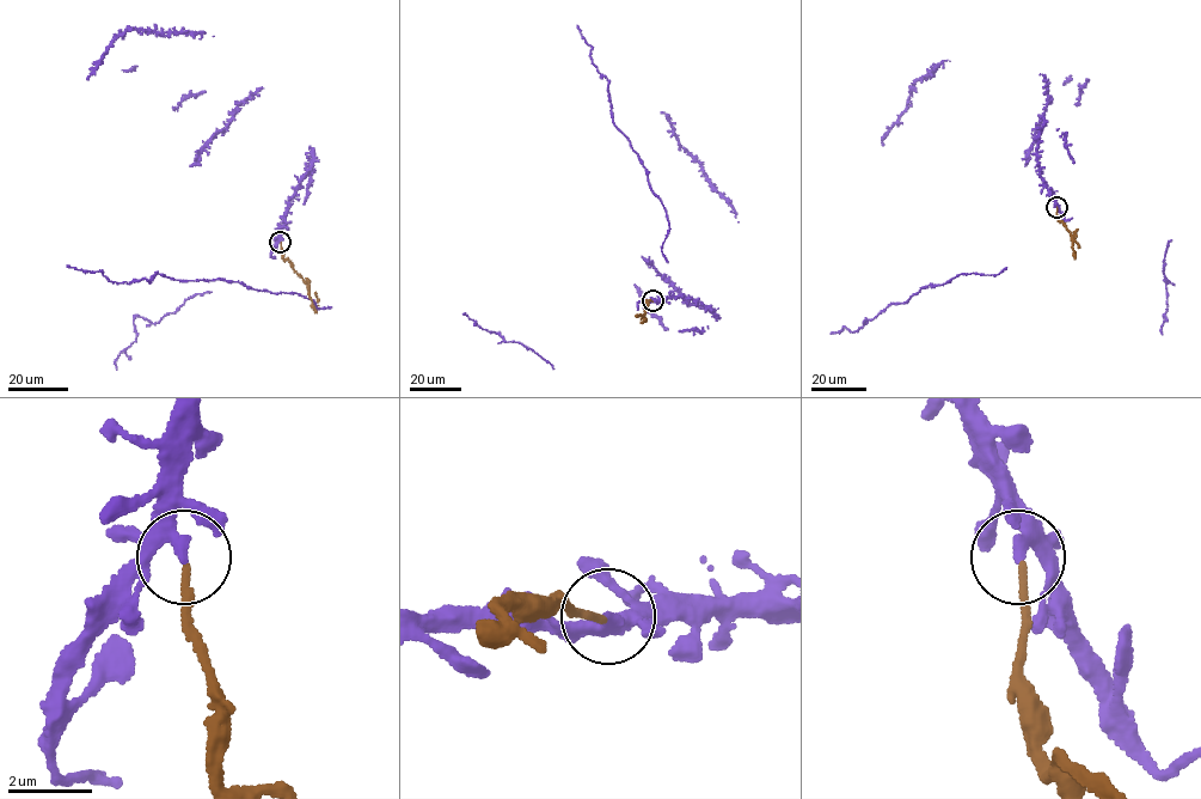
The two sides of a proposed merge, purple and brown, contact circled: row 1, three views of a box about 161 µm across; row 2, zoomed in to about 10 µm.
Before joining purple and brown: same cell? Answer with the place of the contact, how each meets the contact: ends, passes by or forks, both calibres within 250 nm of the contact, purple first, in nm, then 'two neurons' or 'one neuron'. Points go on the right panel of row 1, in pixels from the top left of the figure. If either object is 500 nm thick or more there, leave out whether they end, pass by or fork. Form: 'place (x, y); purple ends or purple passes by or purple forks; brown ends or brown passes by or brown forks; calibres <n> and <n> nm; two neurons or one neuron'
place (1056, 207); purple passes by; brown ends; calibres 220 and 160 nm; two neurons

